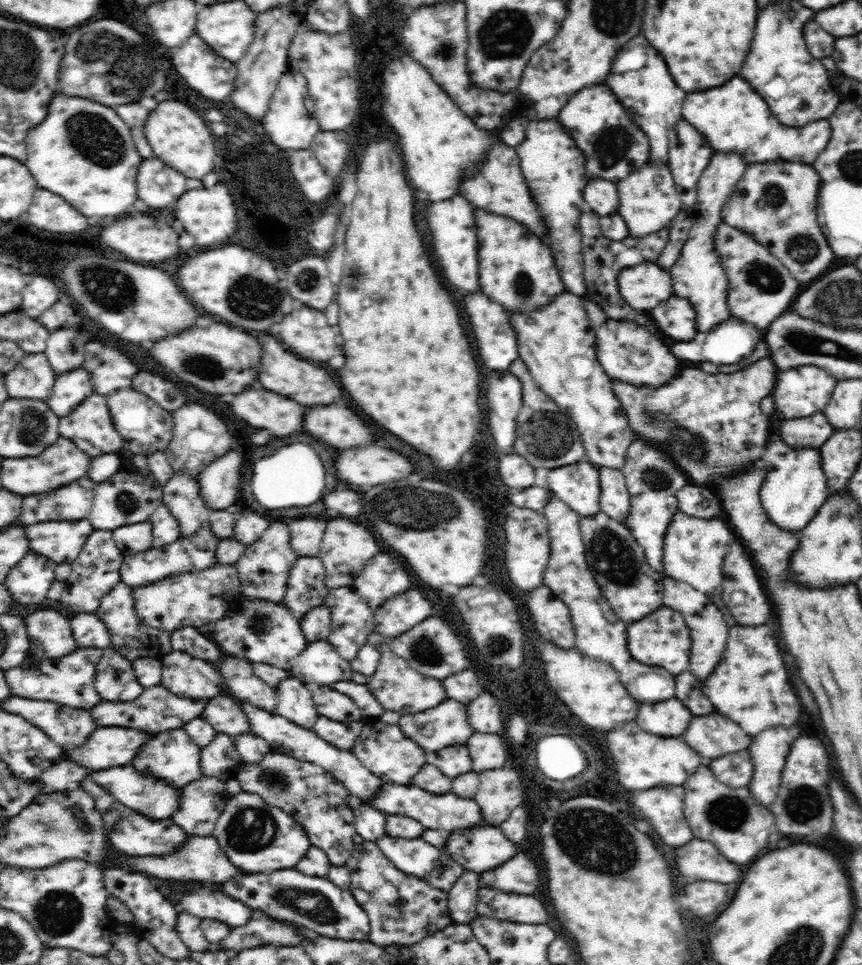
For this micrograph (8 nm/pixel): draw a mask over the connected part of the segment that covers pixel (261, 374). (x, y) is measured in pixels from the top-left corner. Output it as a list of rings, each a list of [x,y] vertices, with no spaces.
[[[264,336],[264,338],[258,340],[258,343],[262,344],[262,356],[260,356],[260,366],[258,366],[258,380],[260,380],[260,384],[266,390],[272,390],[276,394],[294,398],[294,402],[304,404],[304,406],[332,404],[332,402],[340,402],[342,400],[342,390],[334,382],[334,378],[330,376],[330,372],[326,372],[324,368],[318,368],[318,366],[314,366],[310,362],[294,358],[272,336]]]

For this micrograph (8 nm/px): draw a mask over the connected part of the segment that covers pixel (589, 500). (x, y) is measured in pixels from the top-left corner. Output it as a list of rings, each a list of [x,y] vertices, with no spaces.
[[[587,460],[551,469],[548,488],[581,517],[602,512],[598,468]]]

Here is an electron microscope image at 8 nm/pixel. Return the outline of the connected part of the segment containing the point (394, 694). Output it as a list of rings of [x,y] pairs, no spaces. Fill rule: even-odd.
[[[386,642],[378,643],[376,647],[380,651],[381,657],[374,674],[366,682],[366,686],[378,703],[382,705],[384,711],[411,716],[429,711],[430,708],[436,708],[435,706],[447,699],[441,680],[424,676],[410,668],[408,662],[395,655]]]

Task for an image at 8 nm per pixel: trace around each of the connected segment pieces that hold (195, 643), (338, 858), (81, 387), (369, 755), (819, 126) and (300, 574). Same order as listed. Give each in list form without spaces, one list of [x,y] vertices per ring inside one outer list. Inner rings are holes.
[[[197,627],[179,628],[170,633],[170,650],[186,652],[216,665],[222,656],[218,643],[210,635],[202,635]]]
[[[269,751],[256,763],[243,762],[236,780],[244,792],[261,796],[268,805],[290,815],[304,829],[311,846],[326,851],[334,866],[346,864],[354,850],[355,816],[364,800],[354,796],[331,772],[286,753]]]
[[[82,367],[59,374],[50,396],[45,400],[53,414],[59,418],[68,417],[73,410],[92,393],[90,373]]]
[[[380,718],[367,719],[365,728],[354,745],[353,753],[360,762],[385,783],[410,785],[415,774],[427,763],[425,752],[398,725],[389,725]]]
[[[732,78],[720,88],[688,94],[682,104],[682,114],[710,143],[714,153],[738,153],[747,165],[774,161],[810,165],[826,149],[832,132],[829,119],[802,128],[782,124],[766,101],[742,78]]]
[[[299,557],[287,582],[285,605],[300,619],[311,608],[325,604],[329,596],[325,567],[318,557]]]

